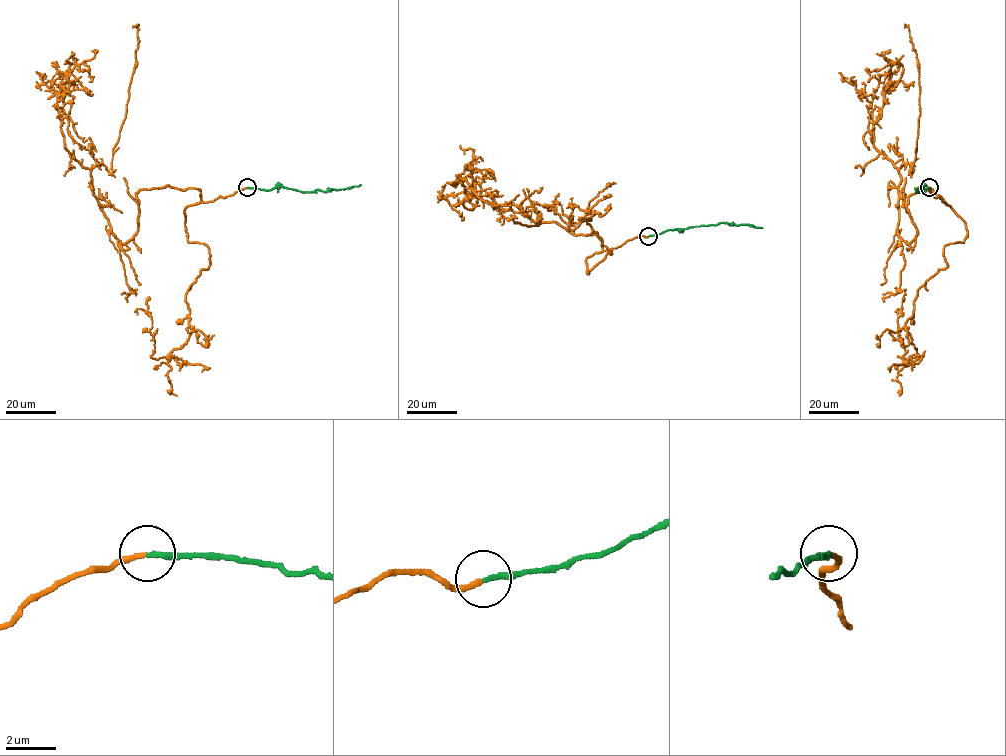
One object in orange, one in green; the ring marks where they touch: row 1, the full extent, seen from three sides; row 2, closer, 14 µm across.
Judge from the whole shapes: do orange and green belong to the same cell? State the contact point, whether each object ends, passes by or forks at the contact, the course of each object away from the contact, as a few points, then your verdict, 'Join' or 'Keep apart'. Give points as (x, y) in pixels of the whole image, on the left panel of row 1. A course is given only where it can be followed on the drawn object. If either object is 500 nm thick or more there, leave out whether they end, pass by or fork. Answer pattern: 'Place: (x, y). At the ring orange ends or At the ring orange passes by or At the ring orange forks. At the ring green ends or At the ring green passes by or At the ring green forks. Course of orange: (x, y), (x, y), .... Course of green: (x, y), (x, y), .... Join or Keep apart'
Place: (247, 187). At the ring orange ends. At the ring green ends. Course of orange: (247, 188), (203, 202), (140, 189), (137, 232), (113, 235), (90, 170), (112, 173), (132, 27). Course of green: (247, 188), (271, 190), (282, 186), (302, 192), (316, 189), (326, 192), (361, 184). Join

